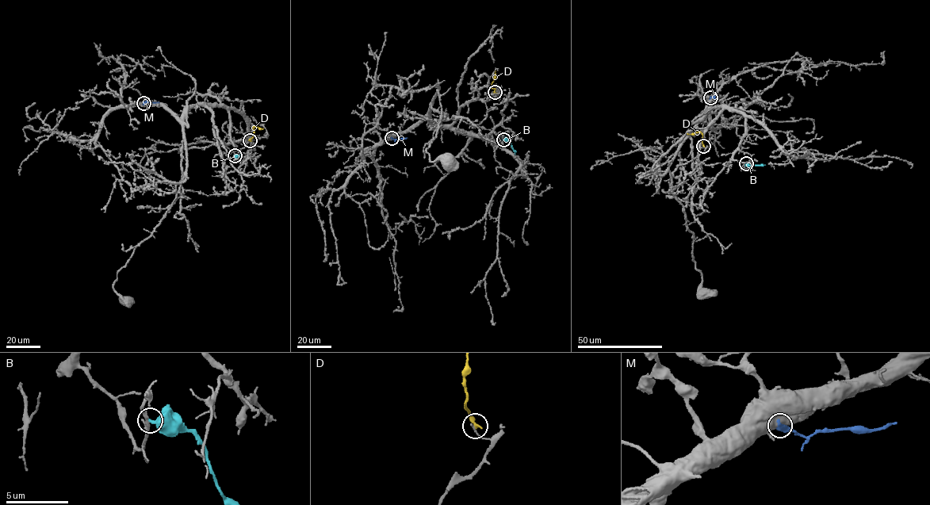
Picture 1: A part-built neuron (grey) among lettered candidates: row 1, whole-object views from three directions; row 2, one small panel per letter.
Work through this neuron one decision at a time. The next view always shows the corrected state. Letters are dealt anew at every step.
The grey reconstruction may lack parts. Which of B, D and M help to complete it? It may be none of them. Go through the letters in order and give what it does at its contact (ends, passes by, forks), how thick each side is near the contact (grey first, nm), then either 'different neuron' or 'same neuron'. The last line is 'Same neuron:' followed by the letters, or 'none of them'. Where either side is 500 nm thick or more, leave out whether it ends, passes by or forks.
B: it ends | 240/440 nm | different neuron
D: it passes by | 130/240 nm | different neuron
M: 800/550 nm | different neuron
Same neuron: none of them

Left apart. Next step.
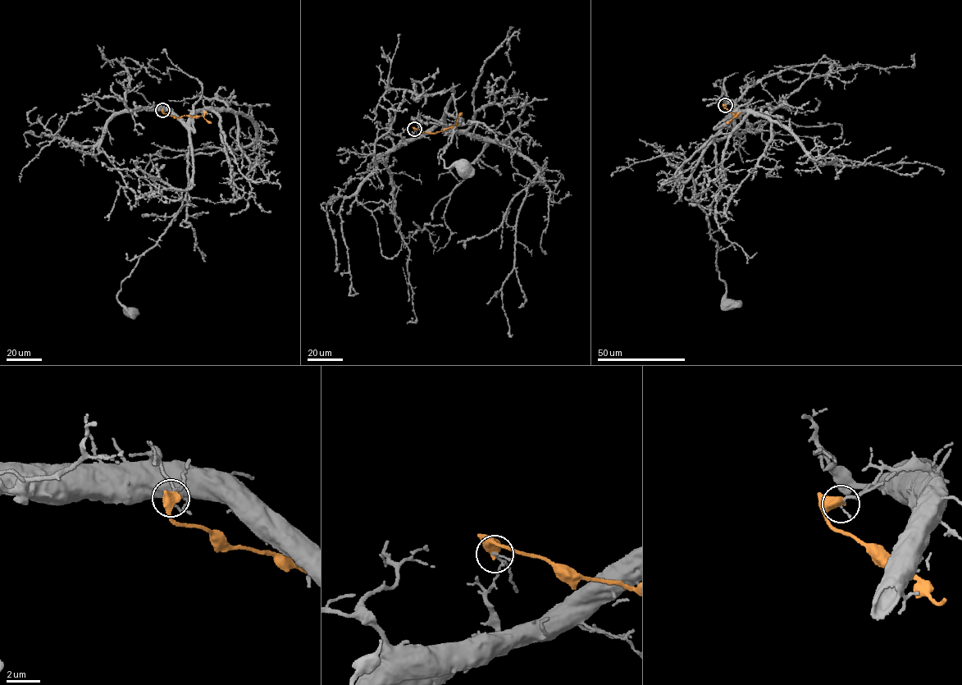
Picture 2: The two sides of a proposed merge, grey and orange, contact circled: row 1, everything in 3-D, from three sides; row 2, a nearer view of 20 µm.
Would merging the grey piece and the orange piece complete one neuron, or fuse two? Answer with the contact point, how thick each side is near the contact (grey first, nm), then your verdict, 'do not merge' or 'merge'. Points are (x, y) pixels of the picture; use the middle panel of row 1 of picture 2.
(414, 129) | 100/650 nm | do not merge

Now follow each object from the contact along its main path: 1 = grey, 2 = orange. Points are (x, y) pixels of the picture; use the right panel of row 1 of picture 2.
1: (725, 105), (735, 102), (692, 177), (695, 200), (707, 215), (710, 235), (717, 243), (717, 268), (730, 303)
2: (725, 105), (723, 107), (738, 116), (727, 123)

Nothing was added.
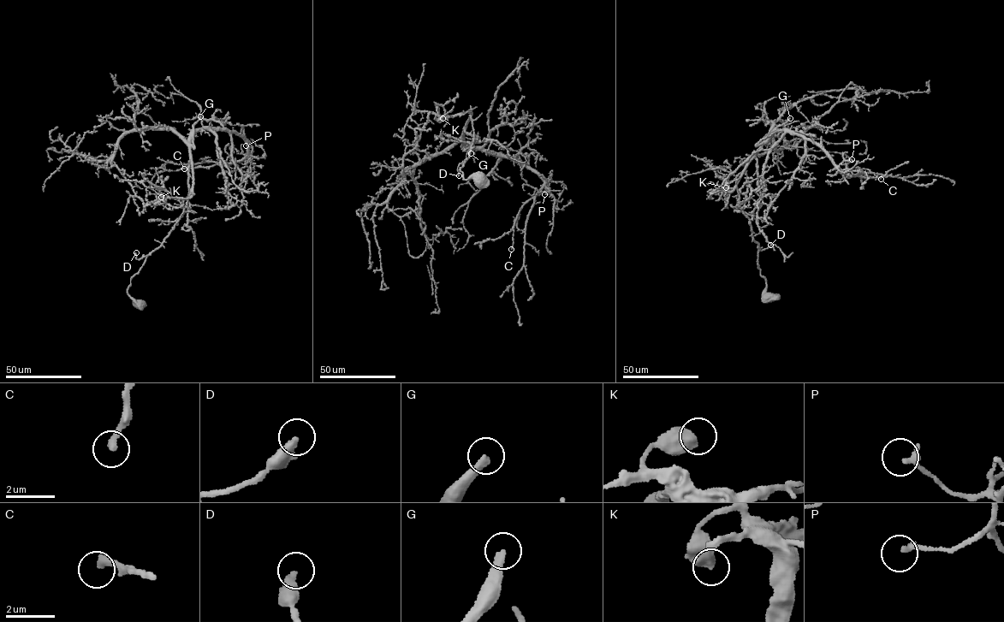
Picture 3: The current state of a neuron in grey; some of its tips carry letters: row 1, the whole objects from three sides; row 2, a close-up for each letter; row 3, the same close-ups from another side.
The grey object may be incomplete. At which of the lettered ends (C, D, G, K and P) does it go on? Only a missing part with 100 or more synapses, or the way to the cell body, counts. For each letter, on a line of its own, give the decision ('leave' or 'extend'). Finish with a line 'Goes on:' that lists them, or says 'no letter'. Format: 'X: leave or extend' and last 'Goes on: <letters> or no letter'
C: leave
D: leave
G: extend
K: leave
P: leave
Goes on: G

